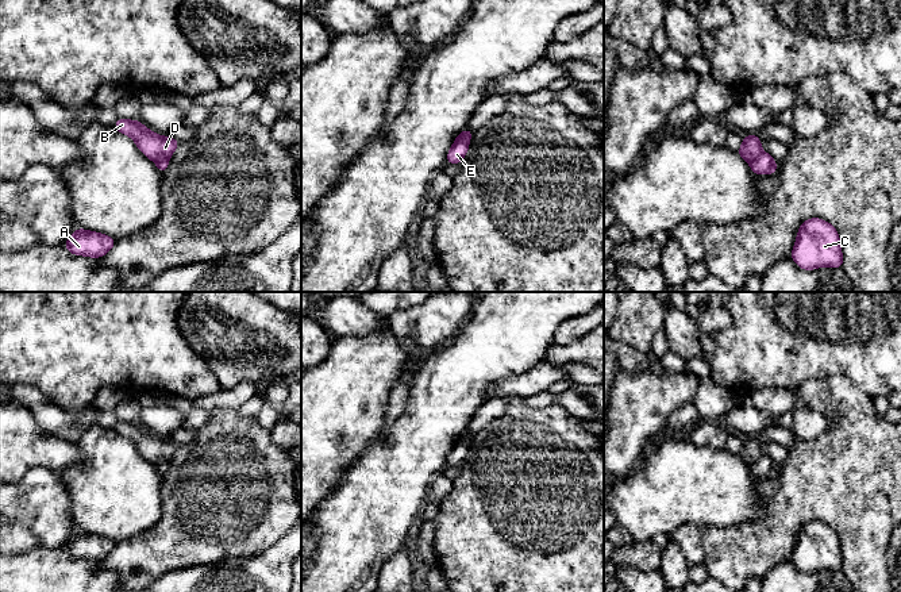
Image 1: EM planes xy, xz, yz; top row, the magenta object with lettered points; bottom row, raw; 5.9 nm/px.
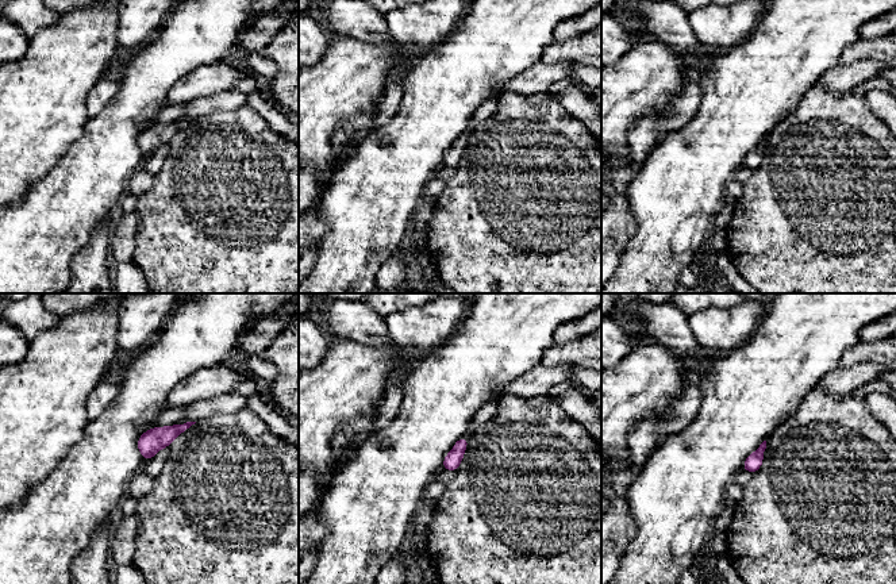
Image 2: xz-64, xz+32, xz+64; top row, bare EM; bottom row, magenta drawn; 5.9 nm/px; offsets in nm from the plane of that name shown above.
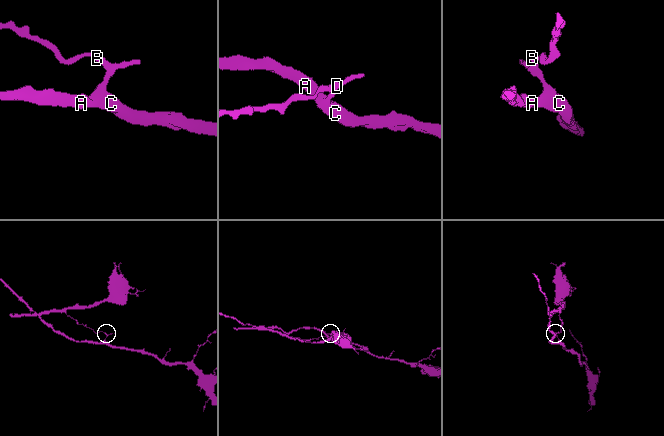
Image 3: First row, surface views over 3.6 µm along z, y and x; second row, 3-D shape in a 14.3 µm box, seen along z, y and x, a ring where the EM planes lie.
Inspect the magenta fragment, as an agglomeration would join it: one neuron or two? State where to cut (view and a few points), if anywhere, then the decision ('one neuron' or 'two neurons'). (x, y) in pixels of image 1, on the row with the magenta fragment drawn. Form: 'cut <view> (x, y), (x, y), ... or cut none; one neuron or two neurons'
cut yz (762, 152), (749, 162); two neurons

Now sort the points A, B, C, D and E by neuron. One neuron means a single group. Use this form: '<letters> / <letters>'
A C E / B D

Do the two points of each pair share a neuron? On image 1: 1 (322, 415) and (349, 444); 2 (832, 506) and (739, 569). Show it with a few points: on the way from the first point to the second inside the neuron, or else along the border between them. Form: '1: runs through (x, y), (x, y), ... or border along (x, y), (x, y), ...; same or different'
1: runs through (328, 421), (343, 437); same
2: runs through (809, 506), (803, 506), (762, 546); same

